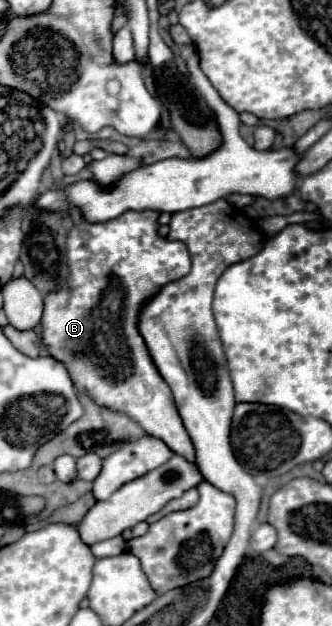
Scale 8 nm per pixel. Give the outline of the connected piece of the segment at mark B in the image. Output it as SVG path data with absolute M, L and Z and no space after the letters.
M126 211L116 219L106 223L88 223L80 219L66 237L66 255L68 255L68 277L62 287L44 295L44 313L42 313L42 345L50 357L66 365L74 387L90 397L96 405L124 413L134 419L142 429L158 439L164 439L174 453L184 455L194 461L192 441L182 425L178 409L172 399L170 387L164 383L158 373L148 347L138 331L142 307L168 283L190 273L190 253L182 241L170 241L158 235L158 217L160 211Z

